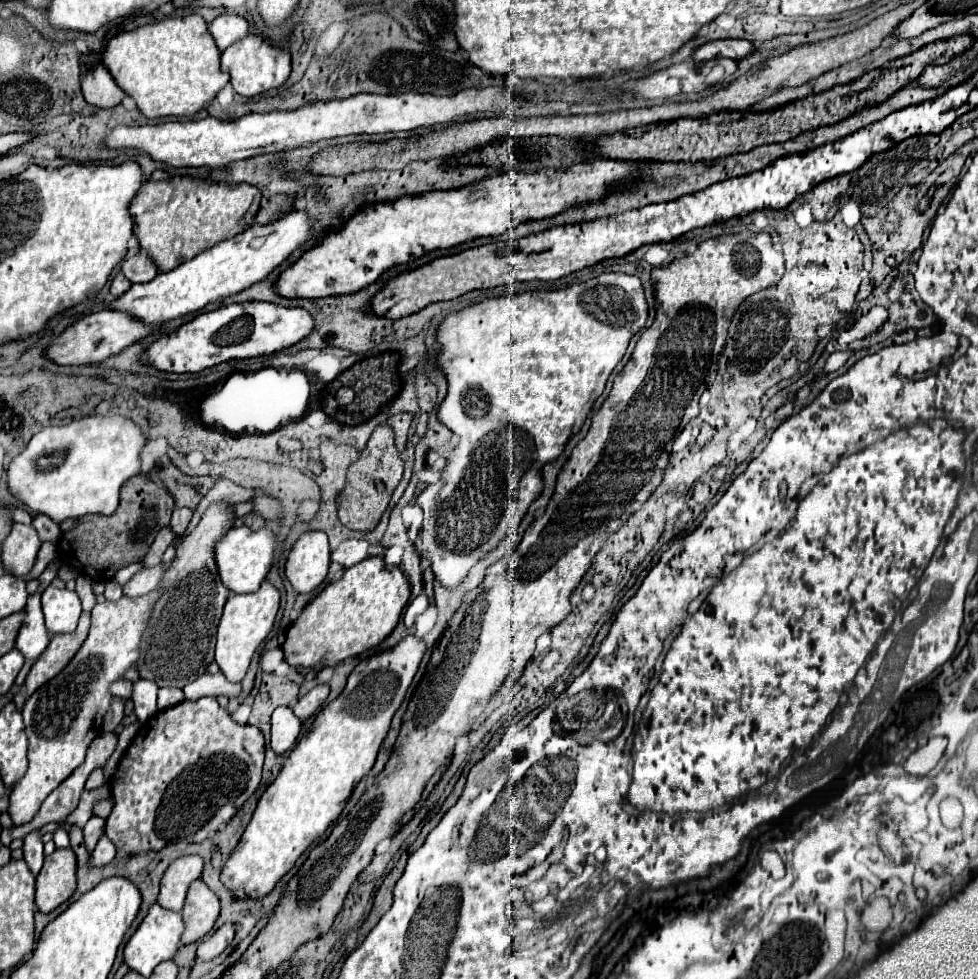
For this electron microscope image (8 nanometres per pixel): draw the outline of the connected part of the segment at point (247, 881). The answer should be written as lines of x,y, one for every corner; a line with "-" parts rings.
405,638
395,648
373,654
371,658
357,664
357,668
351,672
345,690
329,702
315,718
311,732
299,740
299,744
291,750
287,756
285,766
281,768
279,776
273,784
267,786
267,790
261,794
257,808
237,844
237,848
231,852
231,858
227,860
221,882
233,890
241,892
243,896
251,900
265,898
275,884
293,868
295,860
319,838
325,834
331,822
335,822
345,808
347,798
351,796
351,790
357,786
357,782
373,768
379,746
389,730
391,718
399,704
405,698
405,692
419,668
419,662
425,654
425,644
419,638

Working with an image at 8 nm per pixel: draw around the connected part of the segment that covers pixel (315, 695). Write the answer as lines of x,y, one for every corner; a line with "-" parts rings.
319,684
319,686
311,688
303,698
297,700
295,710
293,710
295,716
297,716
299,720
311,718
311,716
321,708
321,704
327,700
327,694
329,694
329,686
327,686
327,684

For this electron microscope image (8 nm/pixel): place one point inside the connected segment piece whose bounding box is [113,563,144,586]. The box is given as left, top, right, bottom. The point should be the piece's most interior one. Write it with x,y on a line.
124,575

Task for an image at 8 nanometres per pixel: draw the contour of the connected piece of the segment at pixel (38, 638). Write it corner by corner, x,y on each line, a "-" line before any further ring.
41,592
27,598
25,620
23,620
23,624
17,632
17,638
15,638
15,648
19,648
19,652
25,658
33,658
33,660
39,658
49,644
49,632
43,622
39,596
41,596

